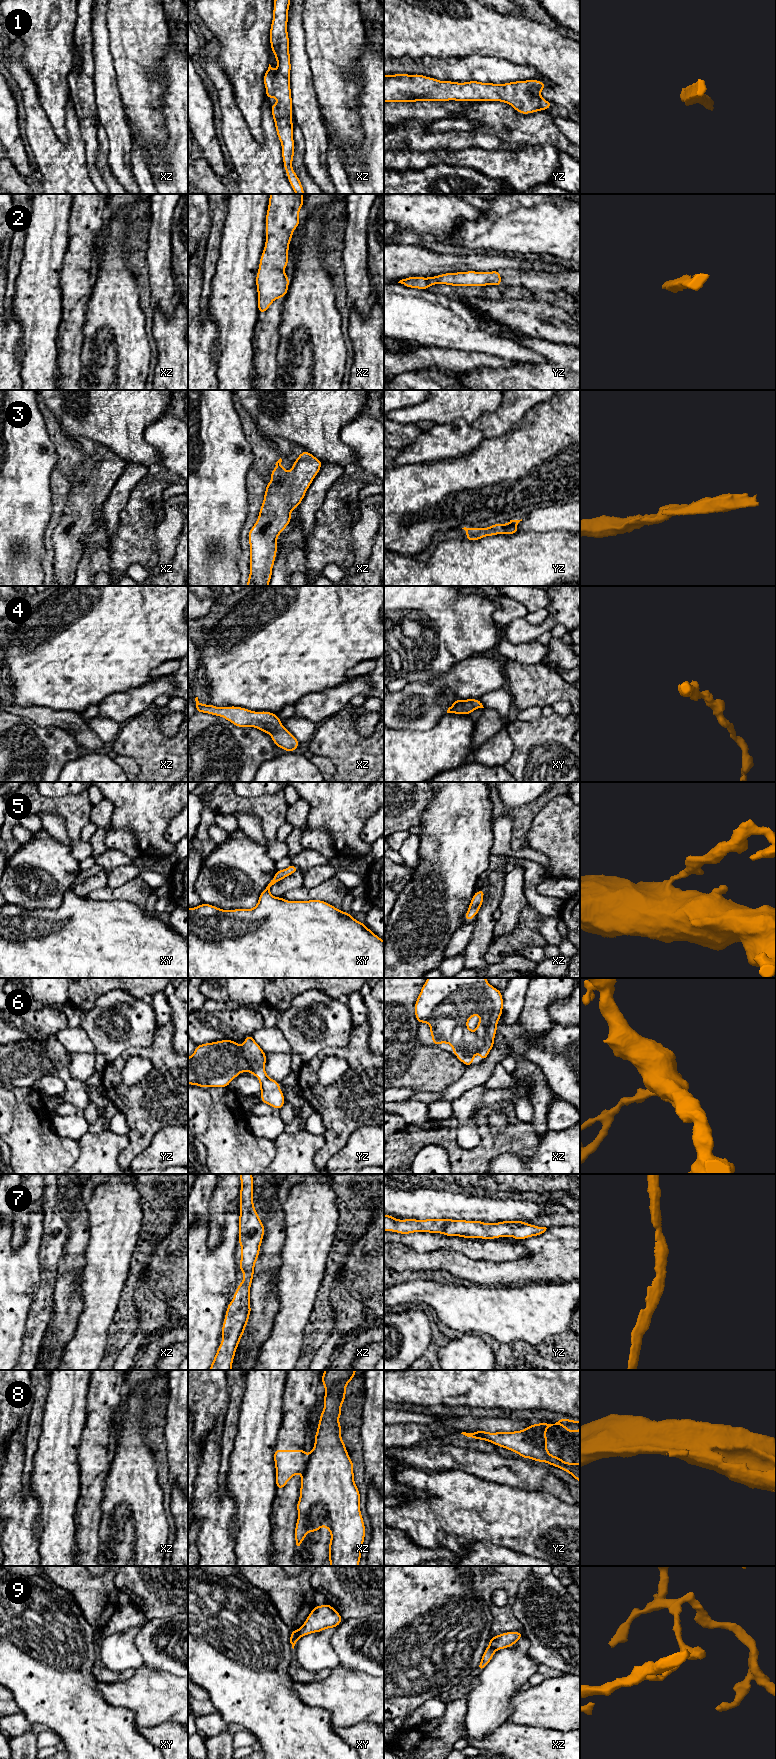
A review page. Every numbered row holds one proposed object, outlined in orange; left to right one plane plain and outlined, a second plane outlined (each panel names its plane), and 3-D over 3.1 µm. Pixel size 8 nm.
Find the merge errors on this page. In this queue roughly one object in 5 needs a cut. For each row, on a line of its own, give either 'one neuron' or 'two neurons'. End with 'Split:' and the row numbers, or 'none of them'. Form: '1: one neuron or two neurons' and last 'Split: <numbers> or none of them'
1: one neuron
2: one neuron
3: one neuron
4: one neuron
5: one neuron
6: one neuron
7: one neuron
8: two neurons
9: two neurons
Split: 8, 9

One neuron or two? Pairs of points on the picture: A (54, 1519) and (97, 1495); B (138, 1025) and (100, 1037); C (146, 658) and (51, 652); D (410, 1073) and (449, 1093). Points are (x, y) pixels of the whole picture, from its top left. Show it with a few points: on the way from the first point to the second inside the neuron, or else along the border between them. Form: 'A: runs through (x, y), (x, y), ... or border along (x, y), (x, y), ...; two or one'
A: border along (81, 1488), (77, 1504), (75, 1529); two
B: runs through (129, 1034), (119, 1043), (109, 1042); one
C: runs through (122, 657), (103, 657), (98, 652), (75, 652); one
D: border along (462, 1075), (441, 1092); two

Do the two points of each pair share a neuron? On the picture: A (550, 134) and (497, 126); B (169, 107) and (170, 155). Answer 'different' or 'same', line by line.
A: same
B: same

